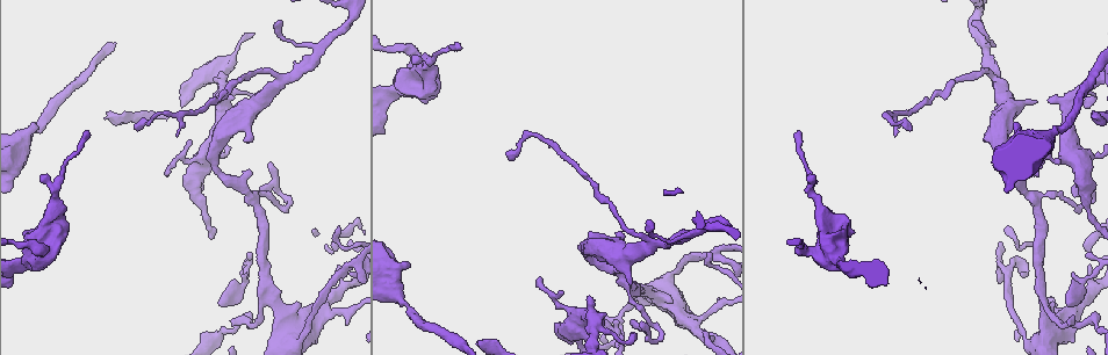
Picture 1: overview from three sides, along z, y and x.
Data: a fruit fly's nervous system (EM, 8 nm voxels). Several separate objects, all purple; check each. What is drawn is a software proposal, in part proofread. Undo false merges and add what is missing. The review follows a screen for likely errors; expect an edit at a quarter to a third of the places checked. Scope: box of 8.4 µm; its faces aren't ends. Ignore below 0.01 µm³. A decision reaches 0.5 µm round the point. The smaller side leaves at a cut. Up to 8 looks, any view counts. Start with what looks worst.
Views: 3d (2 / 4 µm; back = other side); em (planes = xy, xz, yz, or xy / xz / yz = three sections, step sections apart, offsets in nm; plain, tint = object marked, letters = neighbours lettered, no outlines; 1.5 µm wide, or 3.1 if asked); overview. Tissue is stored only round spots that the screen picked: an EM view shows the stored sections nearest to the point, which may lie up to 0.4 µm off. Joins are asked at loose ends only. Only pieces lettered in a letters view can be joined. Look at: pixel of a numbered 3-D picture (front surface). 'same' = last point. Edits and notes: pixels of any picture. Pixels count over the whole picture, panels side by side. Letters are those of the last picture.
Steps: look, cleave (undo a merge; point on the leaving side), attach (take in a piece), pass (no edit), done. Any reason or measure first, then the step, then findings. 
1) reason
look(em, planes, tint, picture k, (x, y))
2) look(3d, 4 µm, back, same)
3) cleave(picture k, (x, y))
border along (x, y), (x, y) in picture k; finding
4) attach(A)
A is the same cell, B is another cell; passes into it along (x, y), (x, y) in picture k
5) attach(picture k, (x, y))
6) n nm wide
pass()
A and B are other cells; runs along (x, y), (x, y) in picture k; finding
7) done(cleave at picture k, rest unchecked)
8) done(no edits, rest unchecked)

sharp bend
look(3d, 4 µm, picture 1, (623, 284))

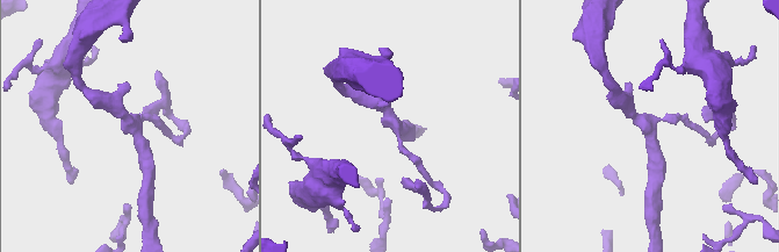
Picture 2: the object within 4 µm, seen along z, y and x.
3 arms
look(em, xz, step 8, tint, picture 2, (390, 125))

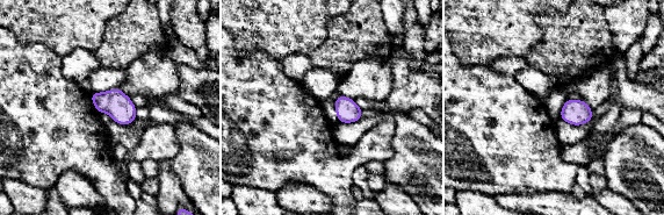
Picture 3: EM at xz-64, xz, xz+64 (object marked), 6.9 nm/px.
cut it another way
look(em, planes, letters, same)

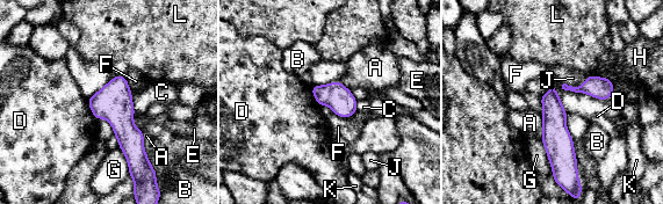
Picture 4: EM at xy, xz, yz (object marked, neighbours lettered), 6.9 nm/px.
pass()
A, B, C, D, E, F, G, H, J, K and L are other cells; runs along (552, 90), (554, 129), (562, 168) in picture 4; all the same neuron

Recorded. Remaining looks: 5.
three-way junction
look(em, planes, letters, picture 1, (980, 17))

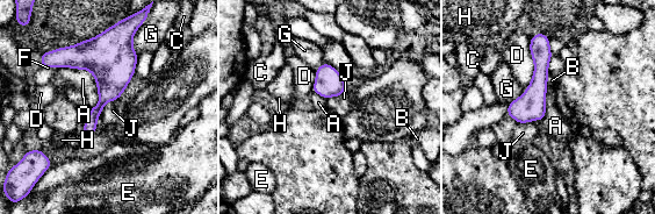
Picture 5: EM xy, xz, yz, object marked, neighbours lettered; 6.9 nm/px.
pass()
A, B, C, D, E, F, G, H and J are other cells; runs along (538, 36), (538, 88), (519, 120) in picture 5; all the same neuron

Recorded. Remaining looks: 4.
look(em, xz, step 4, letters, picture 1, (421, 73))

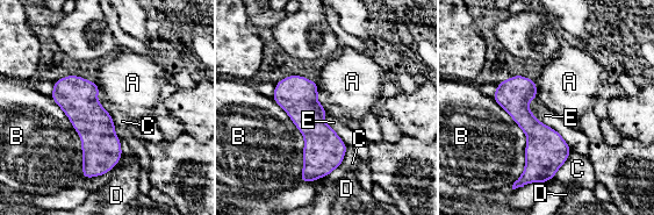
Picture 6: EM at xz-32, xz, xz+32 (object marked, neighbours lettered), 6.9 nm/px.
240 nm wide
pass()
A, B, C, D and E are other cells; runs along (69, 78), (95, 127), (95, 173) in picture 6; all the same neuron

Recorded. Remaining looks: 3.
done(no edits, rest unchecked)

